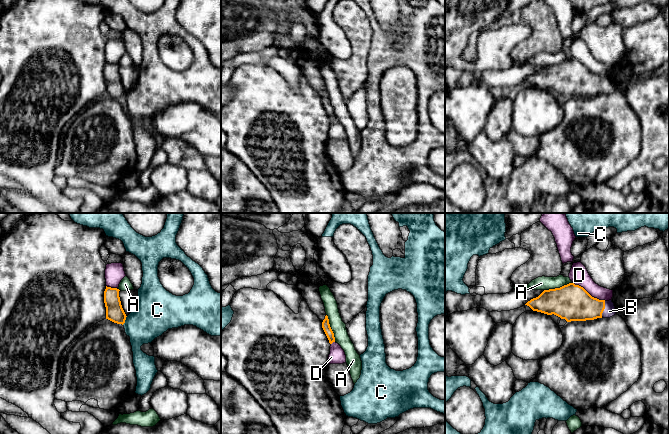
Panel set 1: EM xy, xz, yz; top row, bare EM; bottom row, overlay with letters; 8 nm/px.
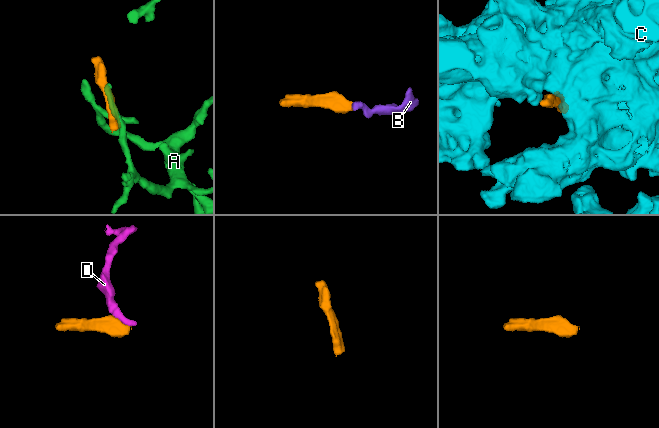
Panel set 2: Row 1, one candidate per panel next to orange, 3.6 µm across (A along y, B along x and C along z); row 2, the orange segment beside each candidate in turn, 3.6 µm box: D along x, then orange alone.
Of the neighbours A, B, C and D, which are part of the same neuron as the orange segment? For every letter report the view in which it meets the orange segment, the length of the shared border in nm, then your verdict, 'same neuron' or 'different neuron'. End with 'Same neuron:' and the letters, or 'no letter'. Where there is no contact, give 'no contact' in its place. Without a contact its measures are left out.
A: yz | 240 nm | different neuron
B: yz | 130 nm | same neuron
C: xy | 80 nm | different neuron
D: yz | 300 nm | different neuron
Same neuron: B

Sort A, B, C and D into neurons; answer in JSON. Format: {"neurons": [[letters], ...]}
{"neurons": [["A"], ["B"], ["C"], ["D"]]}

